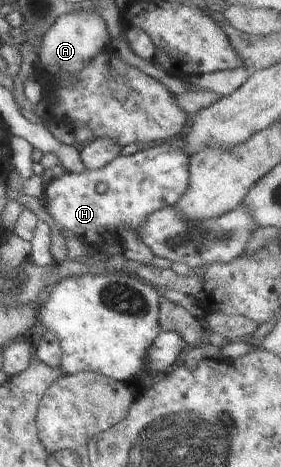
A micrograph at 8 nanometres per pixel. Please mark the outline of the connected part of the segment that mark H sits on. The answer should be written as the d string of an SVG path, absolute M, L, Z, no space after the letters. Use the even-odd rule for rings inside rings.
M167 140L131 155L119 155L97 170L85 168L76 173L62 169L56 175L44 186L43 198L52 220L50 226L60 238L60 249L66 246L60 232L65 231L85 246L105 250L107 246L121 246L122 227L132 231L141 242L147 216L162 206L175 205L181 200L190 179L190 154L181 143ZM97 182L105 182L107 192L97 192Z

